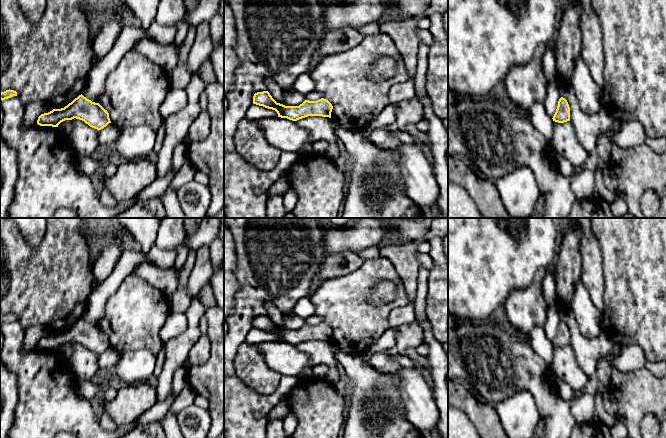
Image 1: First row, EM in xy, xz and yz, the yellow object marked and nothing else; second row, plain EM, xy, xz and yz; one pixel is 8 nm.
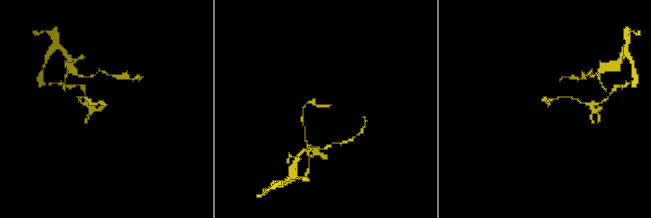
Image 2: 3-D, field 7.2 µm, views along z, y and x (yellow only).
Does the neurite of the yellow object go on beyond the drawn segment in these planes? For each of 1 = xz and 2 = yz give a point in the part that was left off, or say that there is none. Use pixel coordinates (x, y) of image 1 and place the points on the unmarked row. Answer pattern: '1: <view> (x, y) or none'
1: none
2: none

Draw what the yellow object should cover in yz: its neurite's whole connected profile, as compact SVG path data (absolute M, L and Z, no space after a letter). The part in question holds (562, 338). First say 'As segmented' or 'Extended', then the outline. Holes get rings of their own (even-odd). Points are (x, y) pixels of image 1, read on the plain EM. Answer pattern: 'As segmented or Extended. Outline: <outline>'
As segmented. Outline: M561 321L559 323L556 336L552 343L558 347L570 345L570 331L565 322Z

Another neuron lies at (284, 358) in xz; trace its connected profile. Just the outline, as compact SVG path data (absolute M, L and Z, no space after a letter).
M267 341L259 344L268 367L282 376L300 376L310 366L308 355L296 345L281 341Z

